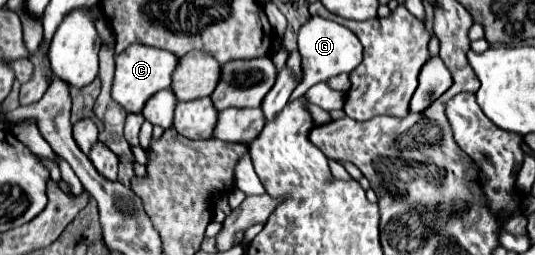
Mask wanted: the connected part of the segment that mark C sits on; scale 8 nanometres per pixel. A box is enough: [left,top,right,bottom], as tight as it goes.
[112,44,178,112]

